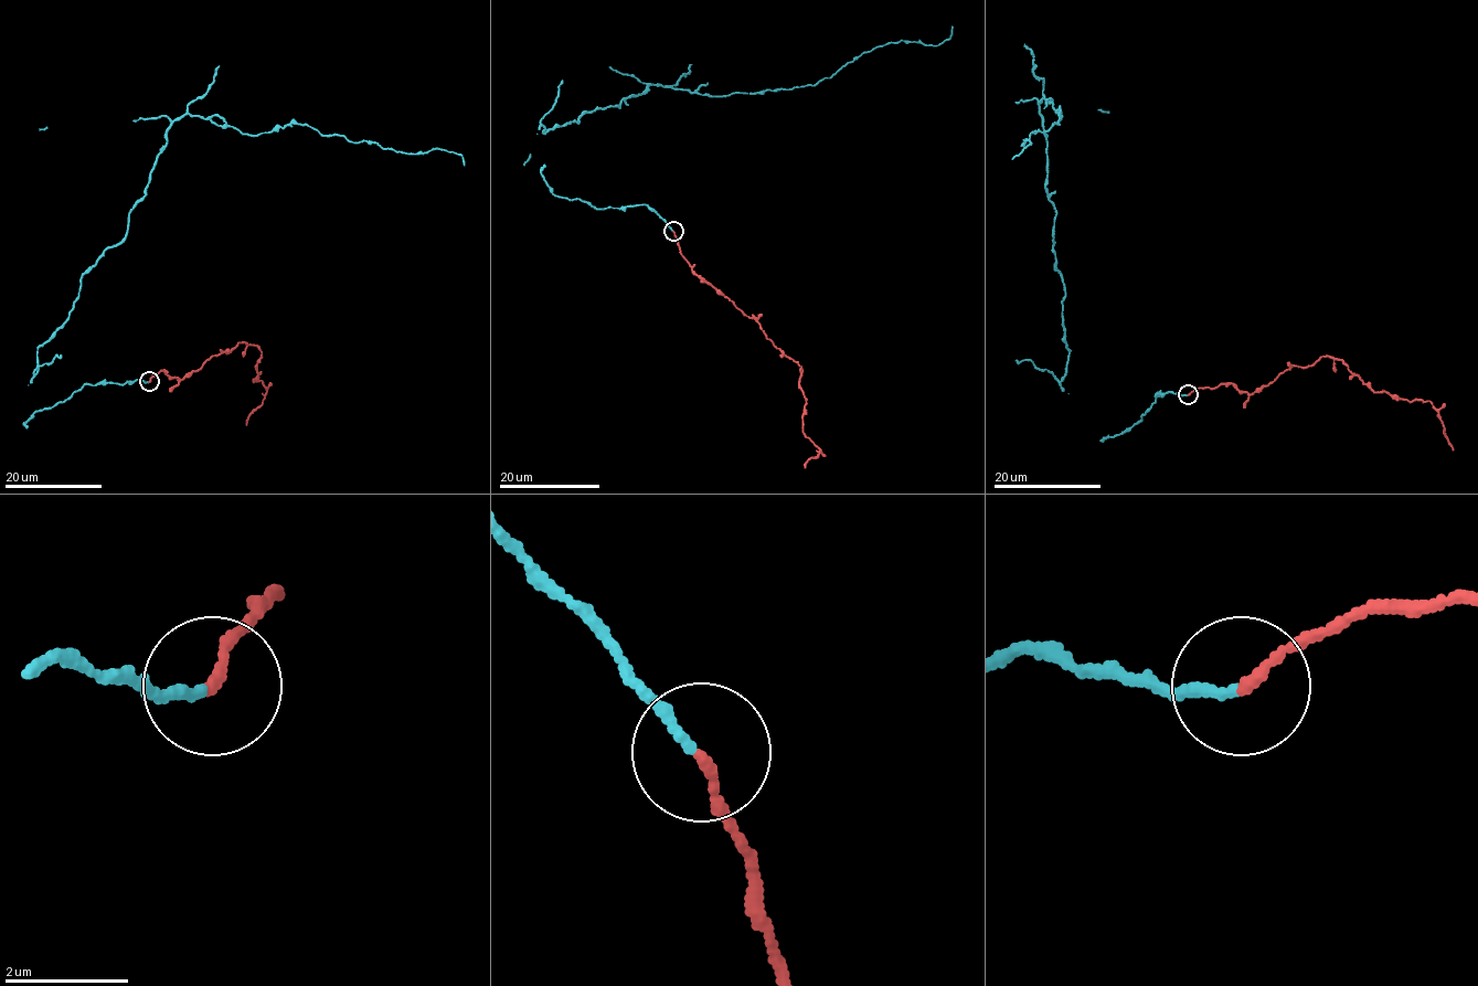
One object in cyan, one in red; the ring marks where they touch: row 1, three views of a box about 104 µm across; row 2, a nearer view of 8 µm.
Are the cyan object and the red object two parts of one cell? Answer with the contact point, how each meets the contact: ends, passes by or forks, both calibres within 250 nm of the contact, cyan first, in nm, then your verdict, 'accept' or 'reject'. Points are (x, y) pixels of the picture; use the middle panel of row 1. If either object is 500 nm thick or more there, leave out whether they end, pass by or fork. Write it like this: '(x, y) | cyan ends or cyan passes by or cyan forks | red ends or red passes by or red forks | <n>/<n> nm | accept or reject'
(673, 231) | cyan ends | red ends | 170/160 nm | accept

